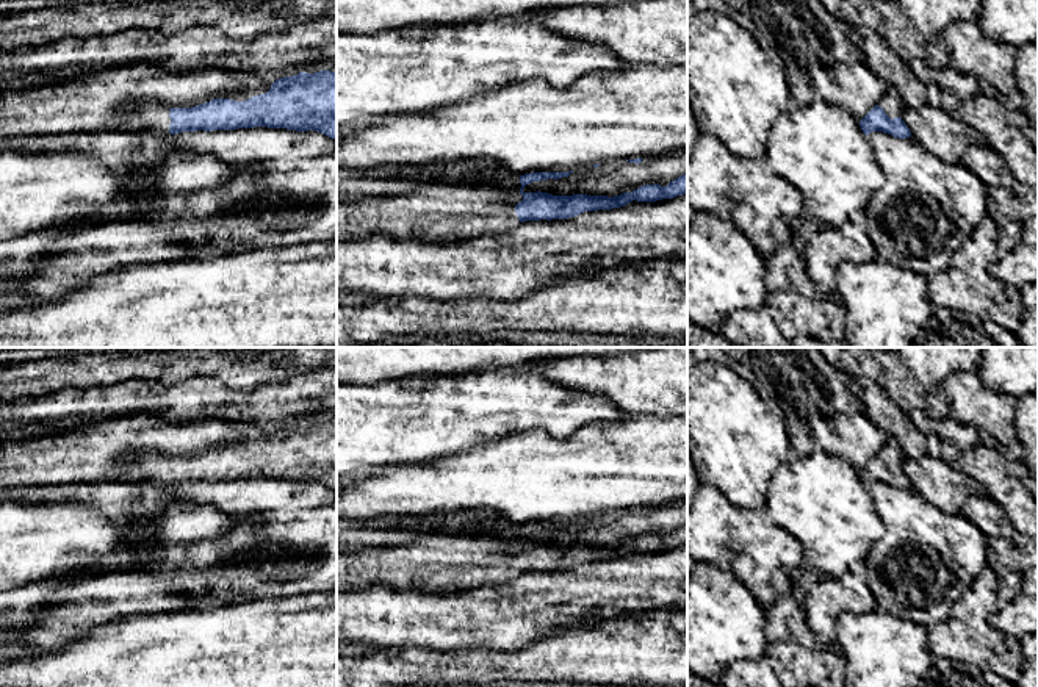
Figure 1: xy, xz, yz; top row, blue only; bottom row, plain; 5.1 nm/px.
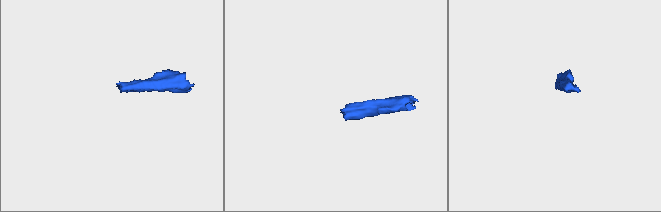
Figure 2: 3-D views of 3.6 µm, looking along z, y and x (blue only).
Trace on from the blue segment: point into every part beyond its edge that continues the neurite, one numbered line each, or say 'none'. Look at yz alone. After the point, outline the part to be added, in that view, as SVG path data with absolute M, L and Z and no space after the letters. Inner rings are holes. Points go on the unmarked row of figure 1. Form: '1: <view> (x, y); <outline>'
1: yz (891, 453); M894 437L886 440L885 446L877 455L881 457L891 469L902 468L903 454L899 441Z

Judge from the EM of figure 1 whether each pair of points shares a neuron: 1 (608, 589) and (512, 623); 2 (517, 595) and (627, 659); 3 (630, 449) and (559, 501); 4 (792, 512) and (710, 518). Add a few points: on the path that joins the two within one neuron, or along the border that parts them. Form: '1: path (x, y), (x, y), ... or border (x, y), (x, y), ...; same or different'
1: path (583, 589), (534, 603); same
2: border (583, 615), (556, 625), (542, 634); different
3: path (612, 467), (587, 473), (576, 484); same
4: border (764, 509), (777, 525), (797, 539); different

